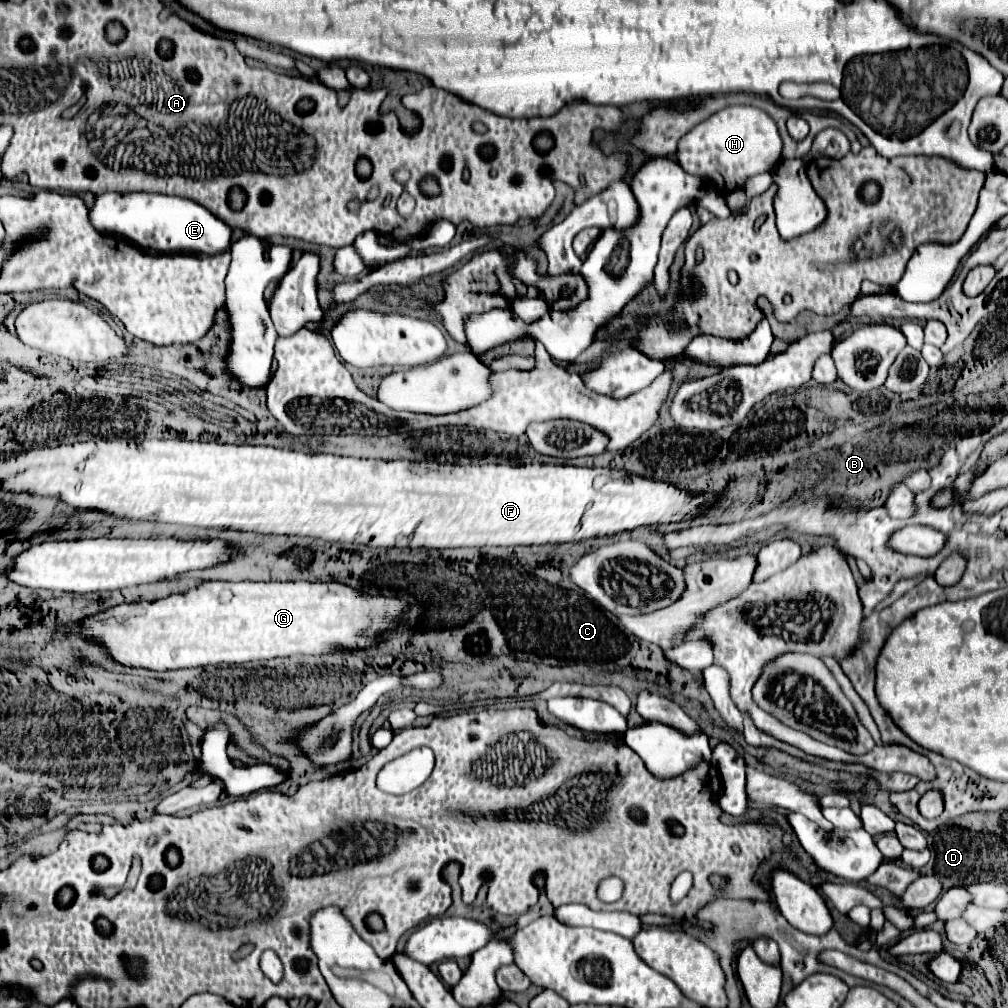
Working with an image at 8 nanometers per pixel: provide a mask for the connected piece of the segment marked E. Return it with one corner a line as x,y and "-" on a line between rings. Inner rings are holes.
105,192
95,198
89,220
97,232
119,234
145,250
183,252
183,254
217,254
229,250
231,228
215,218
209,210
179,196
165,194
115,194

